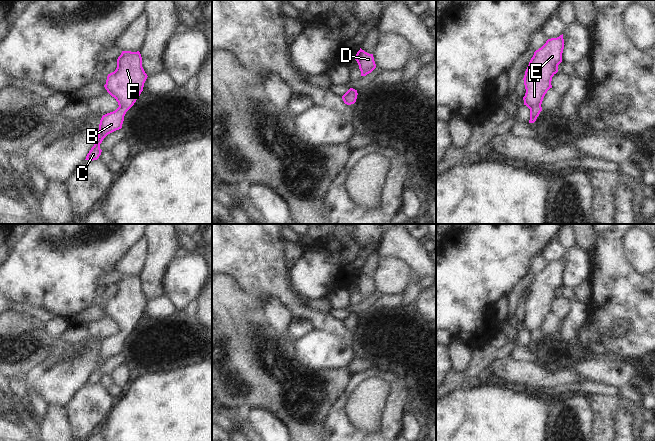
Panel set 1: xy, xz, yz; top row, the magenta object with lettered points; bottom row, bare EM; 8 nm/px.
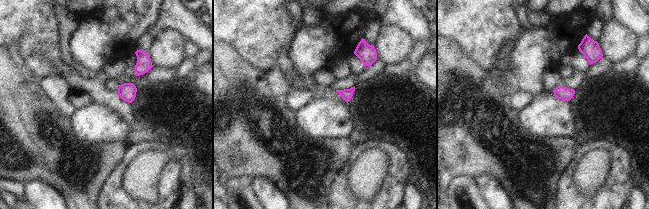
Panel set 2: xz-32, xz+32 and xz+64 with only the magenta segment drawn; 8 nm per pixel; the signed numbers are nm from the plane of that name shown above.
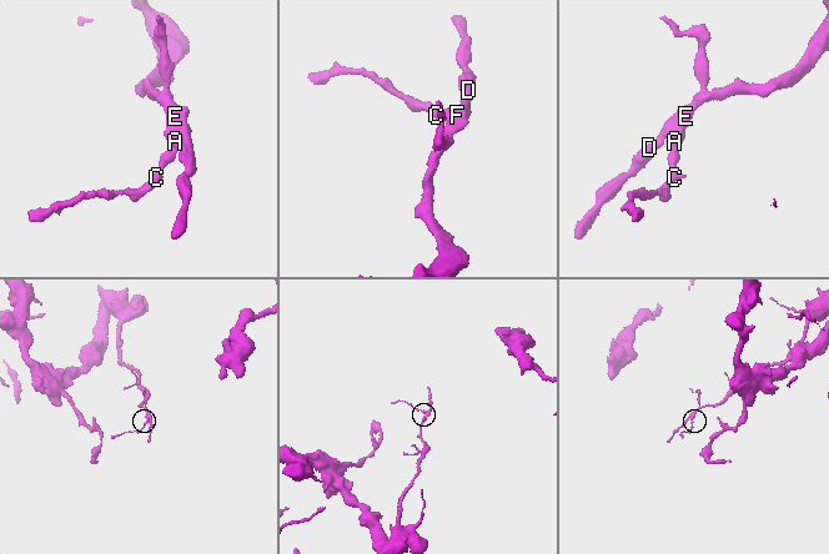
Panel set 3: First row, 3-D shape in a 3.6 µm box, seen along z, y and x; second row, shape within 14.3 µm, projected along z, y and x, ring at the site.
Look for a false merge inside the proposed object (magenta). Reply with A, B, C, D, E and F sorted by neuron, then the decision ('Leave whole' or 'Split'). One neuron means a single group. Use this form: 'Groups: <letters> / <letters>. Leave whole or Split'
Groups: A B C D E F. Leave whole.

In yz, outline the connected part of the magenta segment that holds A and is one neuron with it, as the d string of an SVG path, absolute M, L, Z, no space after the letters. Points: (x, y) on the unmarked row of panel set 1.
M563 258L551 262L534 276L524 299L526 313L524 329L530 333L529 347L534 347L542 335L542 325L547 315L552 312L552 301L558 296L564 273Z

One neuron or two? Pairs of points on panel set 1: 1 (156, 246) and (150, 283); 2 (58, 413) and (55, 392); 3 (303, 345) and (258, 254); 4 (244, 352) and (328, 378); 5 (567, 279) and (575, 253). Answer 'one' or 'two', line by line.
1: one
2: two
3: two
4: one
5: one

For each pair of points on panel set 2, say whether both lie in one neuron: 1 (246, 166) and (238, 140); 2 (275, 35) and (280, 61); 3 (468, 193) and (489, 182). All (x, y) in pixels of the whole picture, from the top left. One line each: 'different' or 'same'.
1: same
2: same
3: different

